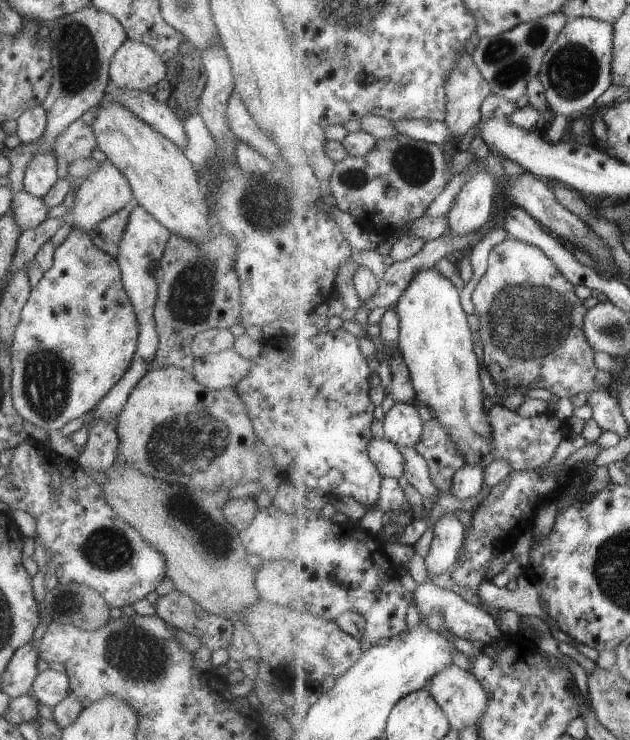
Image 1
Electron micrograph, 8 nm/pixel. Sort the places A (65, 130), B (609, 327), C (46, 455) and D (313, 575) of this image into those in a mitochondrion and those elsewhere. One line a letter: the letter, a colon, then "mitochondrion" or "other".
A: other
B: mitochondrion
C: other
D: other

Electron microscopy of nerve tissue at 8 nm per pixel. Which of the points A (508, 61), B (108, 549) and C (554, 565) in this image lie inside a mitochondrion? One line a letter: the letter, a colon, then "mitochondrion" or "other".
A: mitochondrion
B: mitochondrion
C: other

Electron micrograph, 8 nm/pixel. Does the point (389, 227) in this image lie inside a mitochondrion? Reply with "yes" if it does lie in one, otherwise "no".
no

